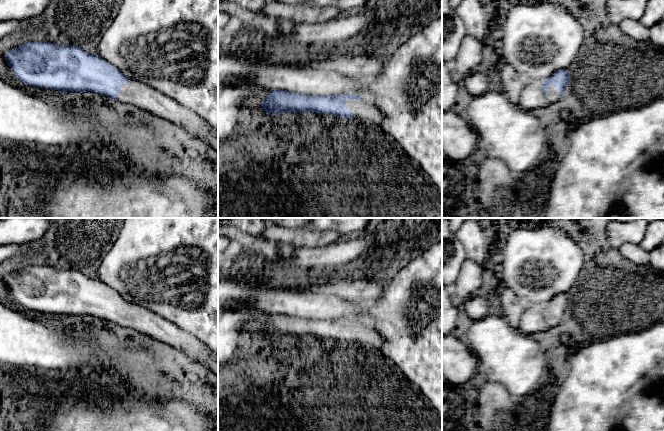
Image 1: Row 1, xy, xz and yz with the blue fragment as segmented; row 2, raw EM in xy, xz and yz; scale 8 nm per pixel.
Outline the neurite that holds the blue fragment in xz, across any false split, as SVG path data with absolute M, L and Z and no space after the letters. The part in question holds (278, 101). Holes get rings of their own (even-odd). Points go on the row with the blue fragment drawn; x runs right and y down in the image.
M272 89L261 102L267 113L314 111L338 117L361 118L380 124L384 114L374 104L360 95L308 95Z

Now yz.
M559 69L541 82L542 90L548 103L557 101L569 84L570 75L567 69Z

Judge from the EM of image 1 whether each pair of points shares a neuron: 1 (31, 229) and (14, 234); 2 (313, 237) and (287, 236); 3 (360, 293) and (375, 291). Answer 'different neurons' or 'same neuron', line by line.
1: same neuron
2: same neuron
3: same neuron

